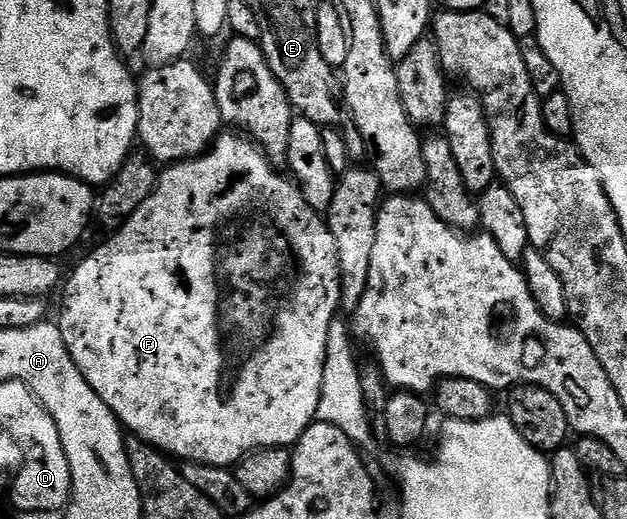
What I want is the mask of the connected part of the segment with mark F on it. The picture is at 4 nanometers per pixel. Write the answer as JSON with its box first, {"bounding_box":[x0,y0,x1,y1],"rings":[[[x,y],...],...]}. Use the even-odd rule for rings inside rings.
{"bounding_box":[58,132,340,468],"rings":[[[240,132],[228,133],[232,134],[221,133],[214,145],[205,150],[204,153],[199,154],[197,158],[186,158],[183,162],[171,163],[165,169],[168,171],[165,174],[163,171],[157,177],[154,192],[144,201],[142,208],[138,208],[138,212],[134,212],[134,216],[127,218],[123,226],[113,233],[116,235],[109,242],[102,243],[93,254],[86,255],[77,264],[76,271],[69,278],[67,275],[62,286],[62,291],[64,290],[64,311],[60,314],[58,325],[62,332],[62,340],[74,360],[74,364],[78,364],[78,372],[82,372],[82,376],[86,376],[86,384],[90,384],[90,388],[94,388],[94,392],[98,392],[98,396],[102,401],[111,408],[115,421],[117,423],[120,421],[129,430],[127,432],[129,435],[142,439],[143,442],[155,446],[157,450],[176,460],[201,462],[203,466],[227,466],[232,468],[239,463],[240,459],[247,458],[254,450],[265,450],[267,446],[291,447],[300,441],[301,436],[316,421],[318,400],[322,392],[322,368],[326,360],[326,340],[330,332],[330,324],[337,317],[340,310],[340,265],[336,259],[336,245],[332,239],[332,233],[328,230],[327,221],[305,200],[304,194],[295,181],[288,176],[283,178],[280,175],[283,173],[278,172],[277,167],[268,161],[263,149],[253,139]]]}

